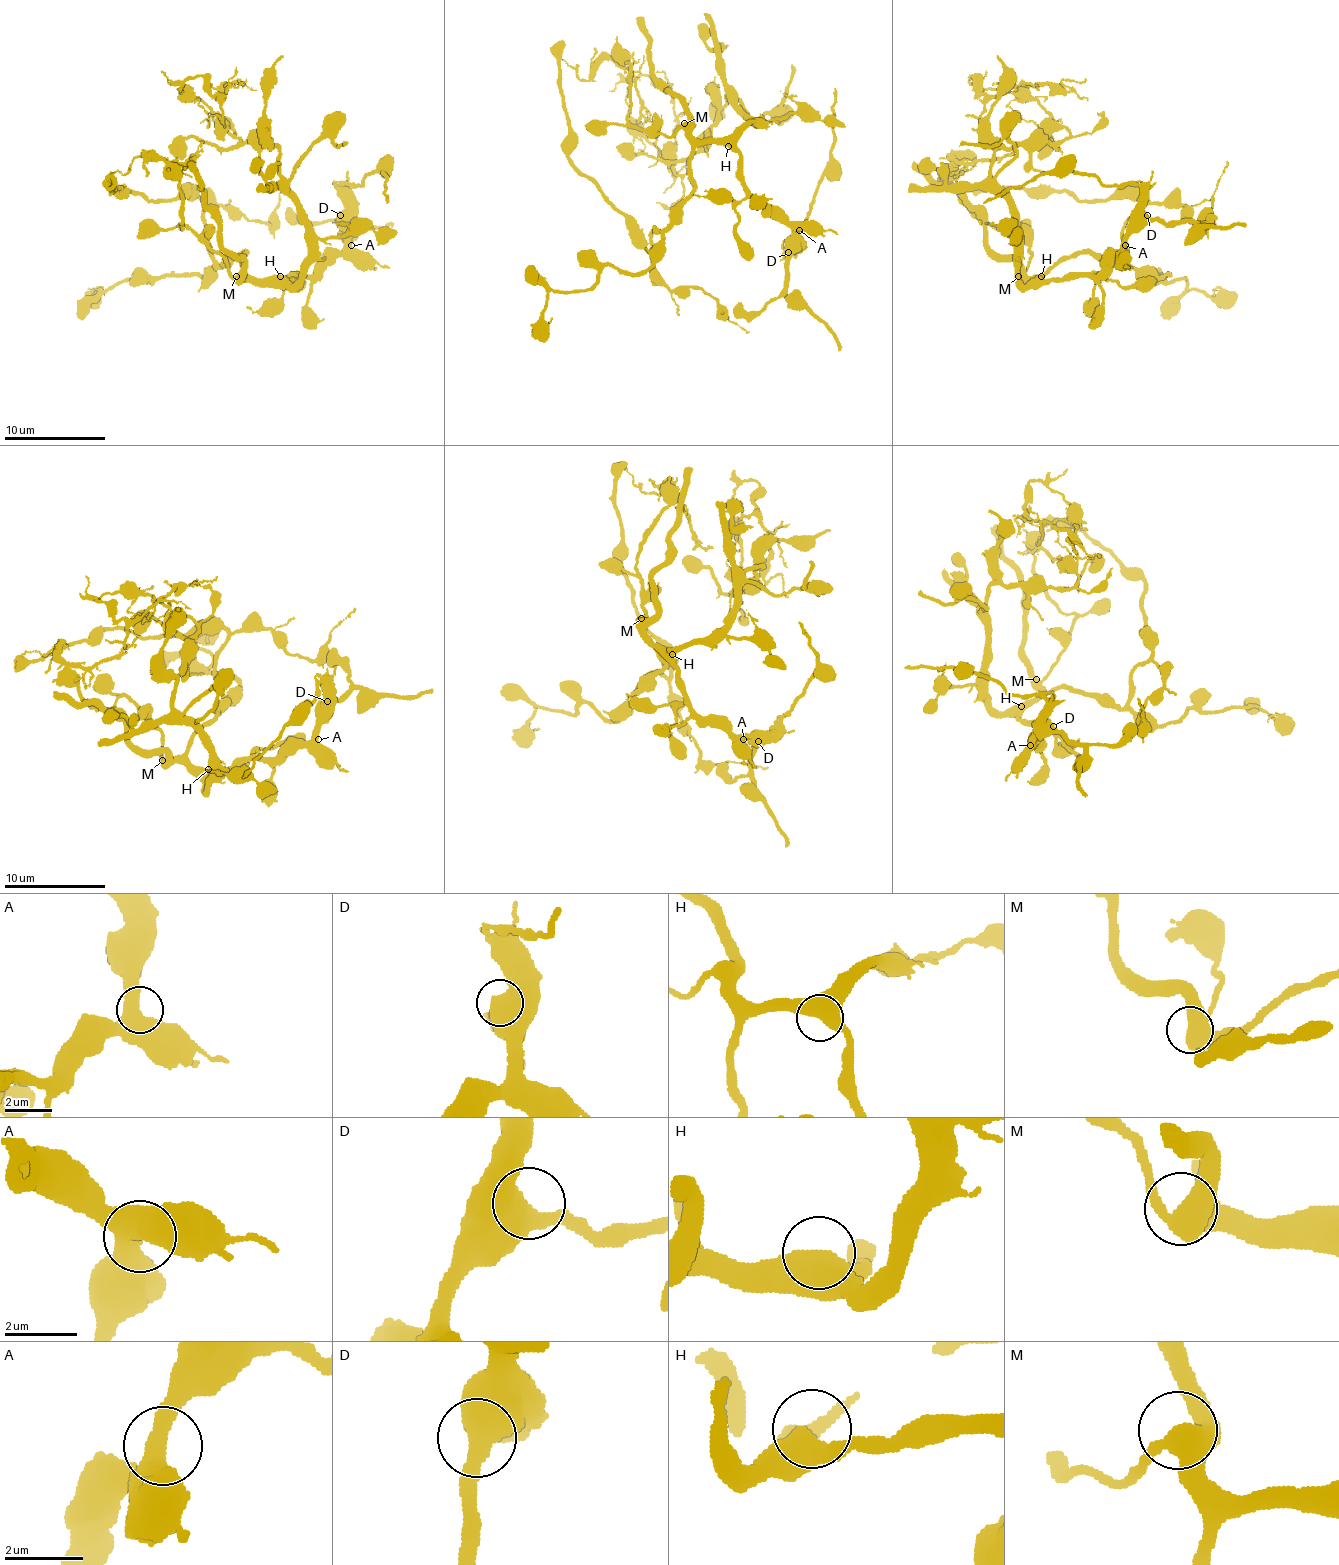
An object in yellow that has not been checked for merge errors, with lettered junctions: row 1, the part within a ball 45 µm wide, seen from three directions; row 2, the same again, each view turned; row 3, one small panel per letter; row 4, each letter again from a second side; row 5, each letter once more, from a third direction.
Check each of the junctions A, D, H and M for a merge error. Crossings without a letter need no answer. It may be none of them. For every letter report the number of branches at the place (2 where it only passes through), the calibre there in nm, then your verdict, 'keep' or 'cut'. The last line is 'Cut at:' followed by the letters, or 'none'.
A: 2 branches meet; 550 nm thick; keep
D: 2 branches meet; 550 nm thick; keep
H: 2 branches meet; 500 nm thick; keep
M: 3 branches meet; 420 nm thick; keep
Cut at: none

